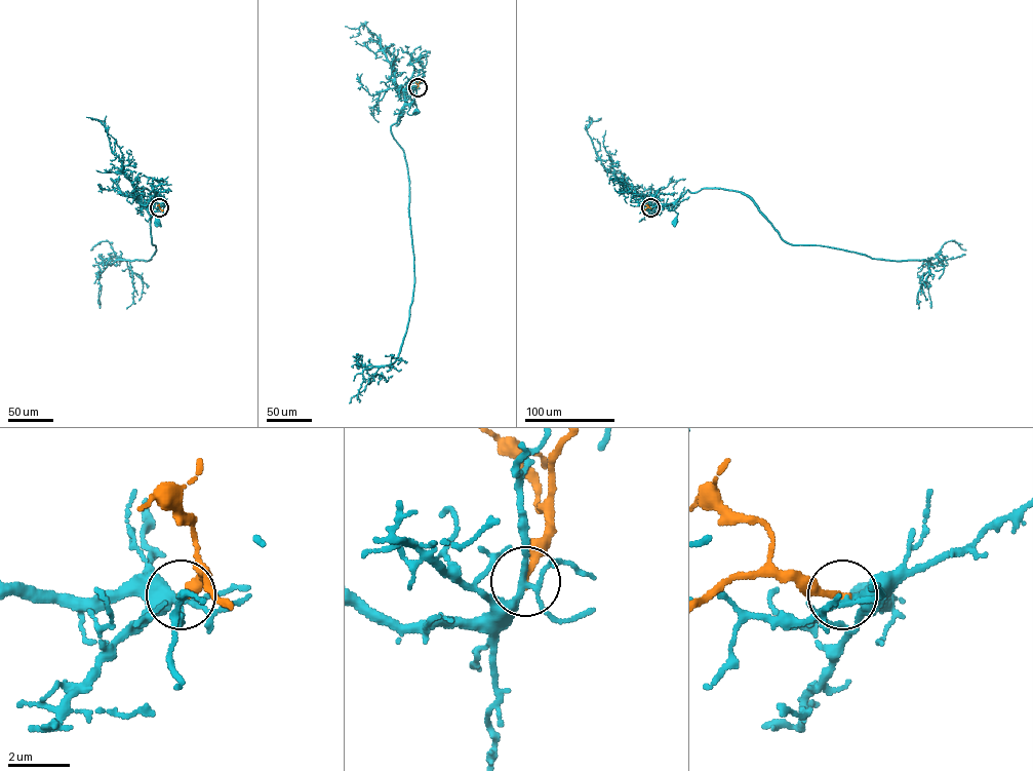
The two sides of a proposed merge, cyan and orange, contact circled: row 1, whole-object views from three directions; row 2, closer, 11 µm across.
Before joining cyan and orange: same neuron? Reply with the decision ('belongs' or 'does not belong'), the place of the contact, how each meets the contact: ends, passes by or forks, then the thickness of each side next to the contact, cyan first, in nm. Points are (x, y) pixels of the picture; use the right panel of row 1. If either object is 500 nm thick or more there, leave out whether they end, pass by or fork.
does not belong; at (650, 207); cyan forks there; orange ends there; 220 nm thick on the cyan side, 200 nm on the other

